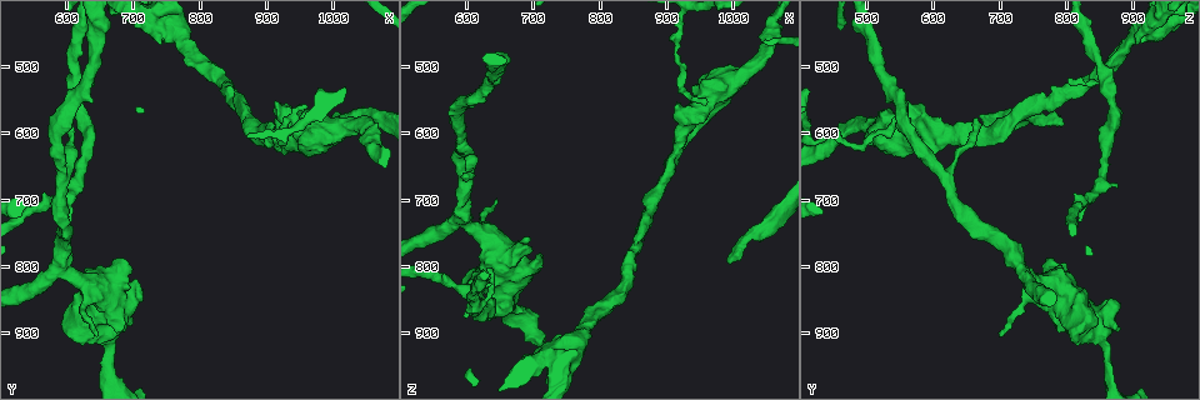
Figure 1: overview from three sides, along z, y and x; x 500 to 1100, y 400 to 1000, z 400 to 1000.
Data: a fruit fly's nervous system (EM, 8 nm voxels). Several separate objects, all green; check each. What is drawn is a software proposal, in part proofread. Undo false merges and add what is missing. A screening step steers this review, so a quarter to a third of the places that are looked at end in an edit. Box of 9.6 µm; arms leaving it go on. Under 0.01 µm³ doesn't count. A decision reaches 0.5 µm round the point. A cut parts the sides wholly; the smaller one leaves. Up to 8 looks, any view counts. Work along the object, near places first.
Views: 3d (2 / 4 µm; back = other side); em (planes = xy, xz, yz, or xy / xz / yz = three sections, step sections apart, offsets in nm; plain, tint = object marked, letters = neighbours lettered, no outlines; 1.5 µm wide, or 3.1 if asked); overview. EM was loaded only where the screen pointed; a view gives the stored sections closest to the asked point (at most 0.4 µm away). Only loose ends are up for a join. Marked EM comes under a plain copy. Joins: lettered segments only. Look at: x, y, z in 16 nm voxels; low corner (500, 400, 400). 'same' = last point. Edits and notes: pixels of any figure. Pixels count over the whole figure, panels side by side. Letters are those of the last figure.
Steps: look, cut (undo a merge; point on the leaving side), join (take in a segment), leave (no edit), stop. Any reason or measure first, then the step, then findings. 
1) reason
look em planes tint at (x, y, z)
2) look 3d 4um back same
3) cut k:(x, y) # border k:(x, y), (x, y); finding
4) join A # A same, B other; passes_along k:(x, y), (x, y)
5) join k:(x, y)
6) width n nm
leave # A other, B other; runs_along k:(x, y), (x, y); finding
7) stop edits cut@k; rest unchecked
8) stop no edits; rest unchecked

arms part here
look em xy step 4 tint at (595, 800, 730)

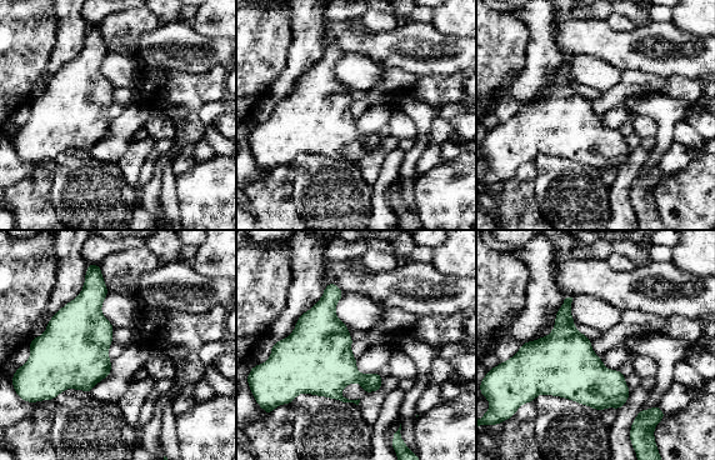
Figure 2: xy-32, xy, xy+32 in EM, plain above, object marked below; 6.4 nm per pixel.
look em xy step 4 letters same

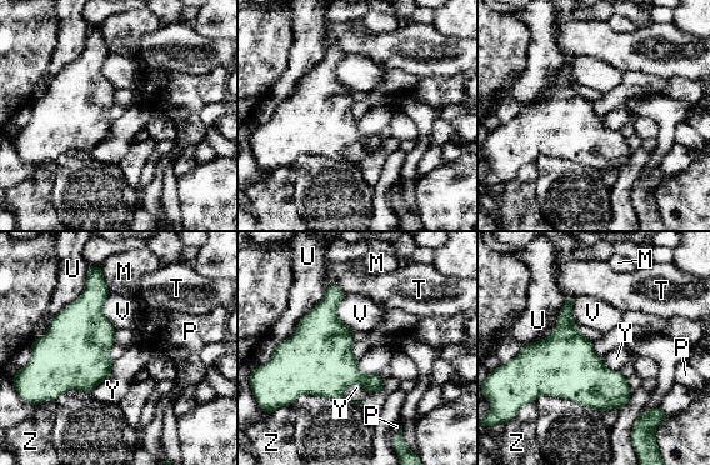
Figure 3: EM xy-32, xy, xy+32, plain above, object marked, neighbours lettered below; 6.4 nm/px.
width 420 nm
leave # M other, P other, T other, U other, V other, Y other, Z other; border 3:(90, 265), (84, 290), (35, 339); all the same neuron

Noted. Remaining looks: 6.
tapers out
look 3d 4um at (630, 520, 800)

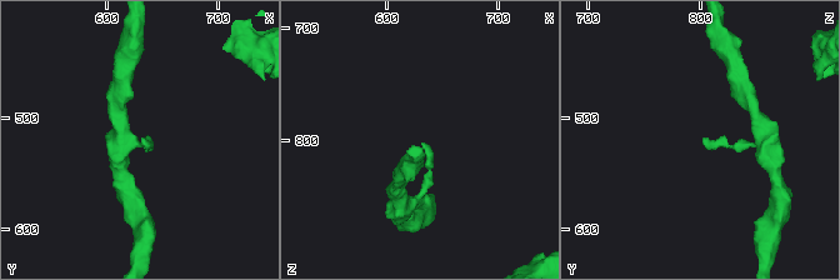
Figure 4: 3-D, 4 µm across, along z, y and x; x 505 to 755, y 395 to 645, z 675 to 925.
look em xz step 4 letters at (628, 516, 806)

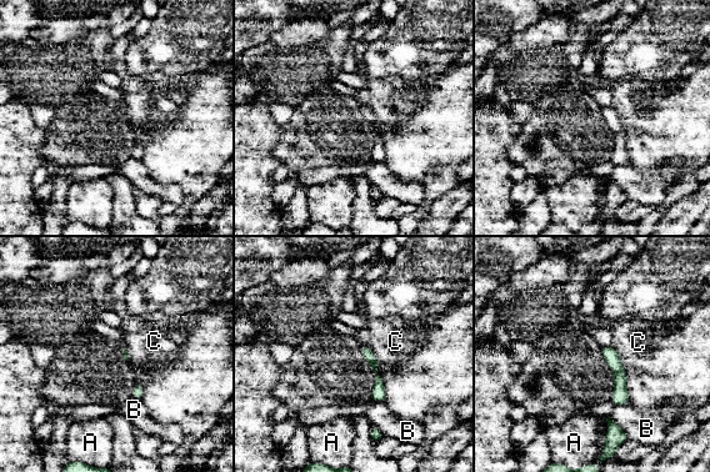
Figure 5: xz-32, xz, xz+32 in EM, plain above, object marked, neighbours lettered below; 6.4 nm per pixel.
look em planes letters same

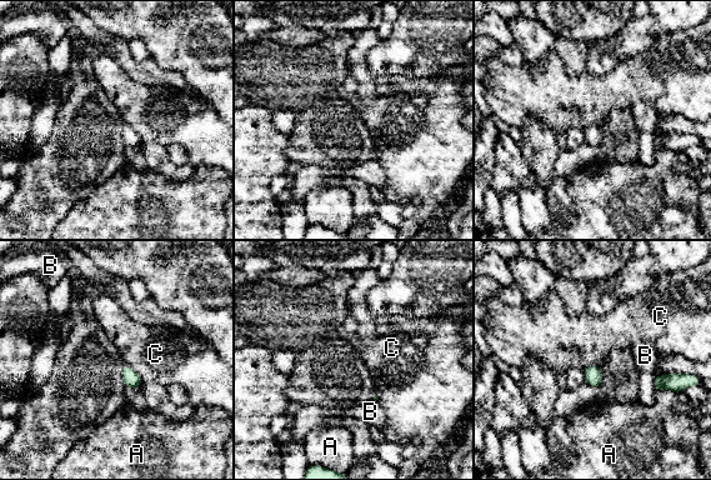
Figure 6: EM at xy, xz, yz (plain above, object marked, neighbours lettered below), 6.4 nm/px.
width 100 nm
leave # A other, B other, C other; border 6:(125, 363), (138, 374), (143, 383); none of them fits

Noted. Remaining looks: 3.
long arm stops here
look em planes letters at (995, 585, 795)

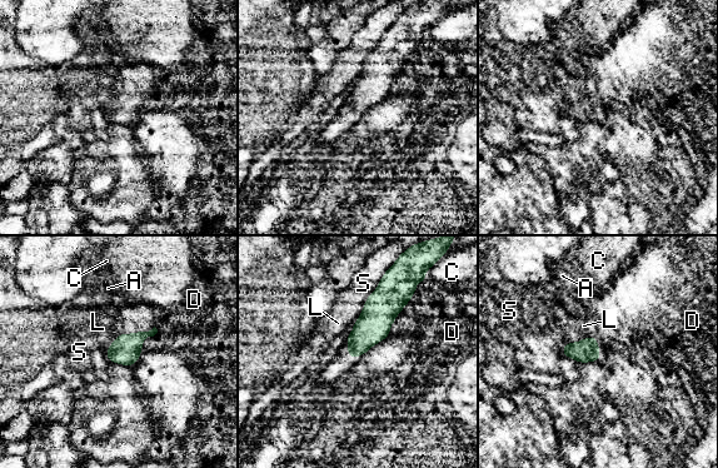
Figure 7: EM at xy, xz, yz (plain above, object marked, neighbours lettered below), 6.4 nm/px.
longest_contact S 360 nm
leave # A other, C other, D other, L other, S other; border 7:(592, 334), (567, 342), (562, 353); none of them fits

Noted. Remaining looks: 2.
stop no edits; rest unchecked

